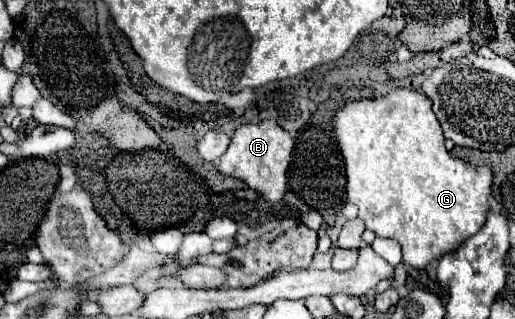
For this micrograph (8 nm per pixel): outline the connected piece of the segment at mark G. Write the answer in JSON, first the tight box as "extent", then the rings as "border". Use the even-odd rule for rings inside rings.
{"extent":[334,88,492,270],"border":[[[398,88],[394,92],[390,92],[384,98],[376,98],[376,100],[360,100],[360,102],[348,102],[342,110],[338,110],[336,118],[334,118],[334,130],[336,130],[336,138],[340,142],[340,150],[346,162],[346,176],[348,176],[348,200],[352,204],[358,206],[358,218],[366,224],[368,230],[376,232],[376,236],[380,238],[396,238],[402,246],[404,252],[404,262],[422,270],[426,268],[432,260],[440,260],[444,254],[450,254],[452,250],[456,250],[466,238],[470,238],[472,234],[476,234],[484,222],[486,222],[486,214],[490,212],[490,196],[492,196],[492,170],[486,166],[472,166],[470,162],[464,162],[460,158],[454,158],[448,154],[448,150],[444,148],[444,136],[442,136],[442,128],[440,122],[436,118],[436,114],[432,112],[430,106],[430,98],[418,90],[412,88]]]}

